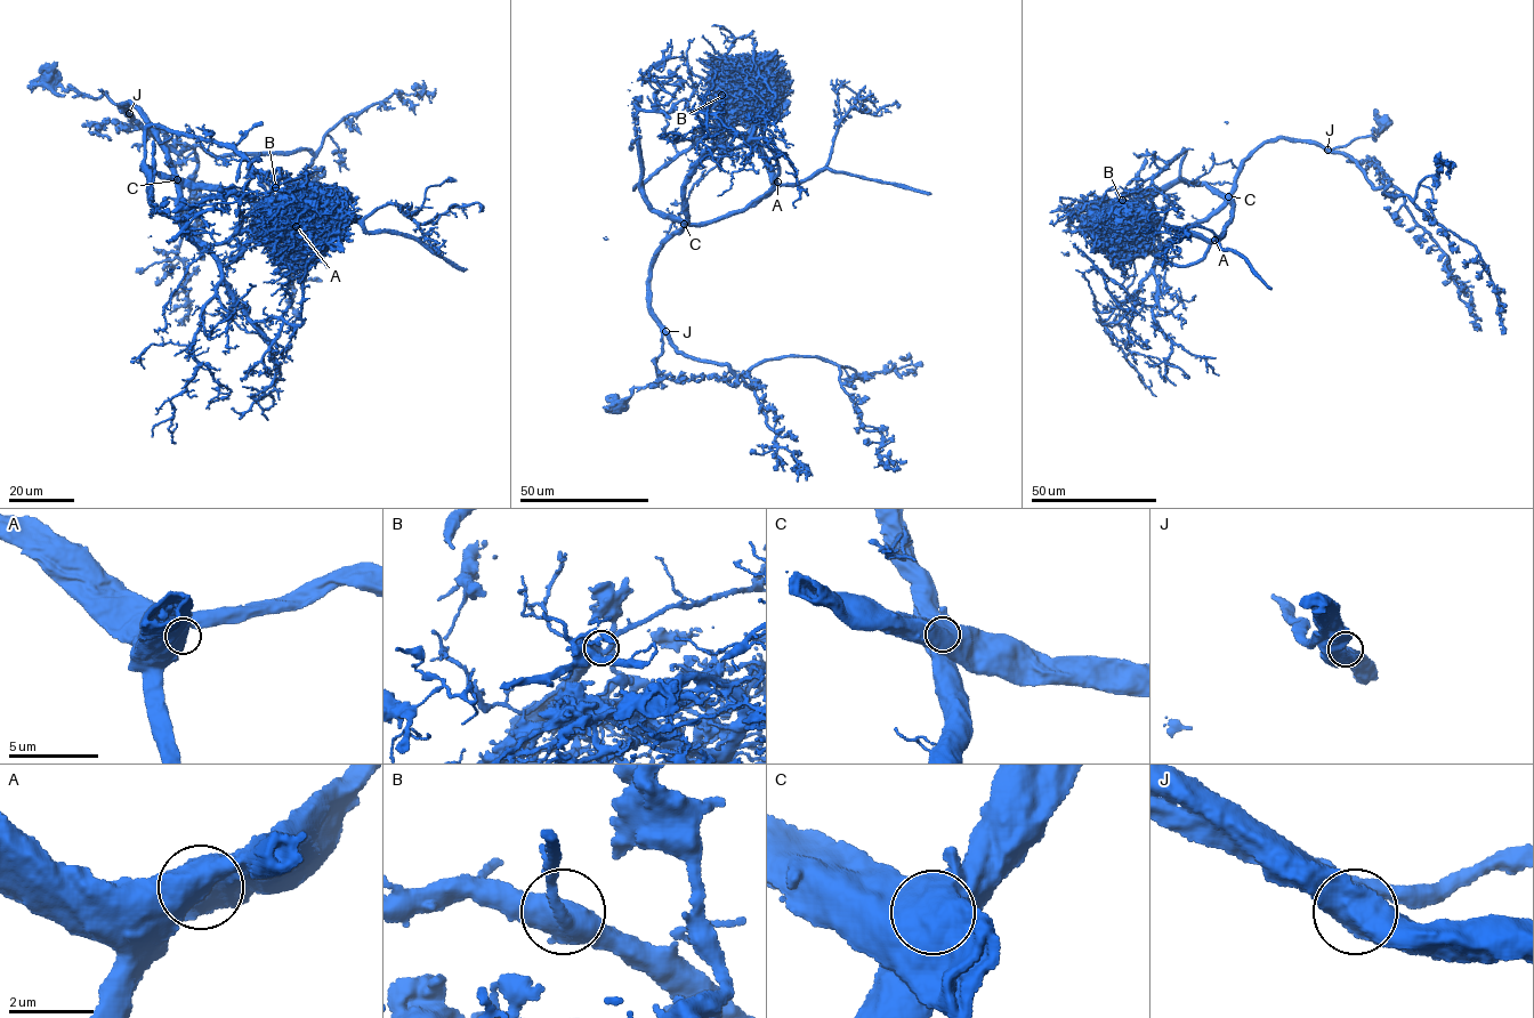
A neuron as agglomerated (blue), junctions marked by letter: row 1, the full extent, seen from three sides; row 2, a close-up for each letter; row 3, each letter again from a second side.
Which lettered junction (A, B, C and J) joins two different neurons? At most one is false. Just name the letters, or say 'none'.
C

